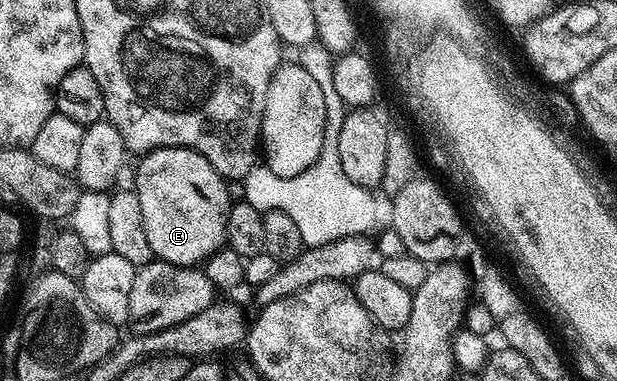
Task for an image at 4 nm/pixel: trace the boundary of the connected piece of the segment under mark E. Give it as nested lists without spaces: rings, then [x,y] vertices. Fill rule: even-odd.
[[[184,146],[149,150],[138,161],[133,189],[141,200],[141,216],[145,220],[145,236],[149,236],[152,255],[174,266],[198,267],[210,254],[224,249],[227,212],[233,205],[233,198],[227,195],[228,183],[215,171],[213,164]]]

